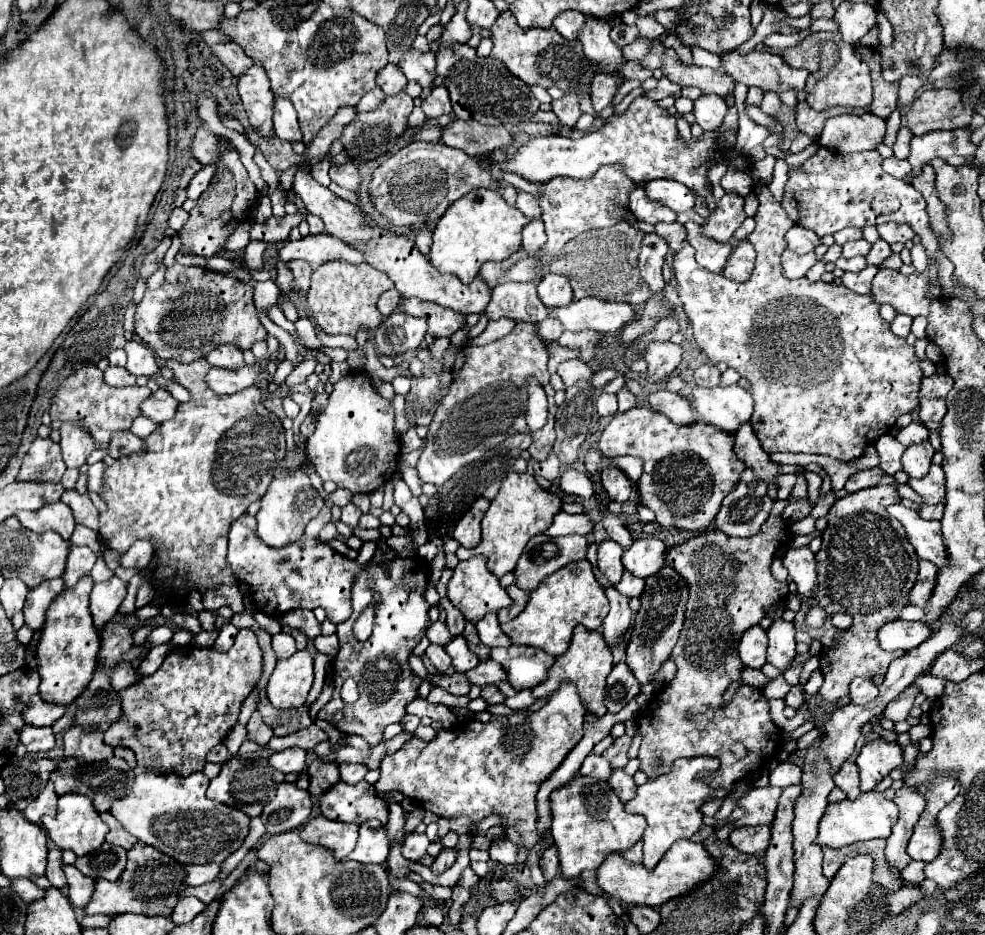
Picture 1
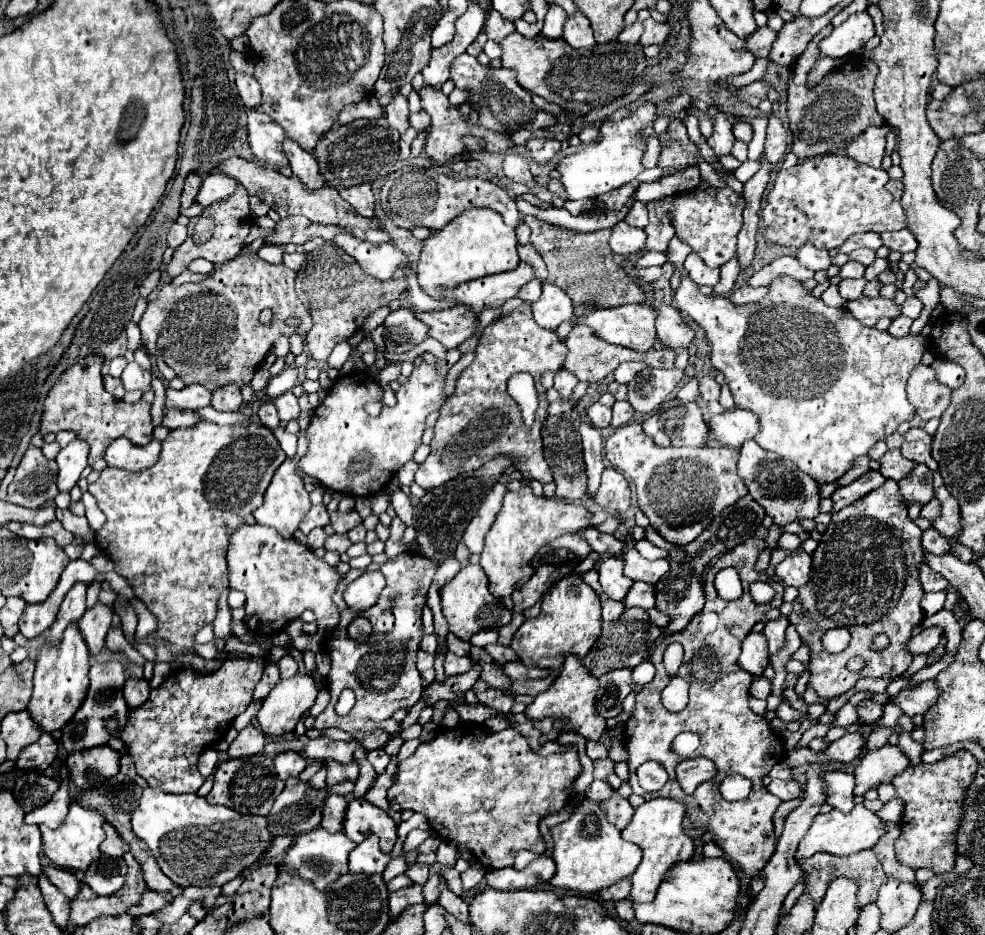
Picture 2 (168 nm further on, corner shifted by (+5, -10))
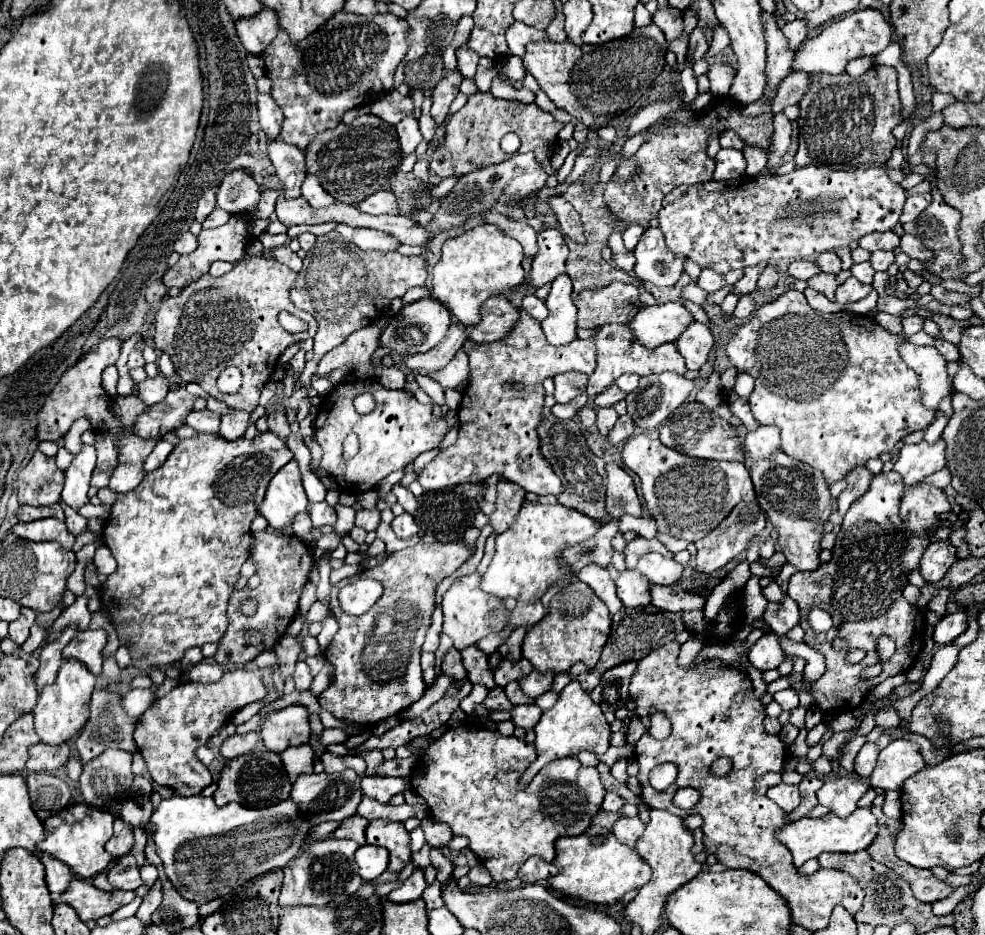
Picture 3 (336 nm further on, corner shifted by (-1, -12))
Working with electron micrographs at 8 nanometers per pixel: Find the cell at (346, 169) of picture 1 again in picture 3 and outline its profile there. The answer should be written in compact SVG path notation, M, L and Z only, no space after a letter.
M378 190L374 192L374 196L368 196L356 206L360 208L360 212L368 212L368 214L398 214L398 204L390 190Z

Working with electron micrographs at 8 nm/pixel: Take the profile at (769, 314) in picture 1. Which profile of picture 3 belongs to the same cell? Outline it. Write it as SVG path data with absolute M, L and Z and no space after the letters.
M790 290L788 294L782 294L778 300L772 300L772 302L768 302L768 304L760 306L760 308L752 314L750 322L746 322L746 324L742 324L738 330L734 330L734 332L732 332L732 338L730 338L728 344L726 344L726 354L728 354L732 366L734 366L738 372L746 372L746 374L750 374L750 376L756 380L754 392L752 392L750 398L748 398L748 404L750 404L750 408L752 408L754 418L756 418L760 424L768 422L768 424L778 426L778 428L780 428L780 438L782 438L782 440L780 440L782 450L784 450L788 456L792 456L792 458L796 458L796 460L800 460L800 462L804 462L804 464L810 464L812 468L818 468L818 470L824 474L826 482L832 484L832 482L836 482L836 480L846 478L852 468L864 466L864 462L866 462L868 458L878 458L882 452L890 452L890 450L892 450L900 440L904 440L908 434L912 434L912 432L916 432L916 430L926 430L926 426L934 420L936 414L934 414L932 410L926 410L926 408L922 406L922 402L920 402L920 390L918 390L918 376L916 376L916 372L914 372L912 368L908 368L908 366L904 364L904 360L900 358L898 346L904 344L904 342L906 342L904 336L886 332L886 330L884 330L874 318L870 318L870 316L862 316L862 314L854 314L854 312L822 314L822 312L810 308L810 304L806 302L804 294Z

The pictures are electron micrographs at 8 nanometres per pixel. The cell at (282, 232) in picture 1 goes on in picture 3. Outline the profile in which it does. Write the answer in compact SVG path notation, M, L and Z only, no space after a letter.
M338 224L336 230L338 230L338 234L342 238L346 238L352 244L356 244L364 252L370 252L370 250L392 252L392 250L398 248L398 240L394 240L392 236L388 236L384 232L378 232L378 230L352 228L352 226L346 226L346 224Z

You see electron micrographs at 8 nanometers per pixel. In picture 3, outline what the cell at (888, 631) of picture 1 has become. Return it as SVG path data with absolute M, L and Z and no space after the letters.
M952 612L946 614L934 628L934 642L938 646L944 644L952 644L960 634L964 634L968 628L968 620L966 620L966 612Z

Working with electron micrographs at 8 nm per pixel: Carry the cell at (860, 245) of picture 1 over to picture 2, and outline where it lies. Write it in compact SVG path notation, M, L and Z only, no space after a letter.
M858 248L850 254L850 258L856 260L856 262L862 262L864 266L870 266L876 260L876 252L870 250L870 248Z

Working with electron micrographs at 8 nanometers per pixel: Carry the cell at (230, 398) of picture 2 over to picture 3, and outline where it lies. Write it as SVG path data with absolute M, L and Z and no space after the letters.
M228 408L228 412L222 414L220 436L226 438L226 440L234 440L238 436L244 436L244 432L248 428L248 422L250 422L250 412Z

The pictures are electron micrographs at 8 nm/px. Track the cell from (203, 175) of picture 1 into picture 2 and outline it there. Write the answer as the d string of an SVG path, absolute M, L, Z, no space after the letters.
M208 174L202 182L202 188L196 196L196 202L202 208L210 208L212 204L218 204L222 200L226 200L234 190L238 188L238 182L226 174Z

